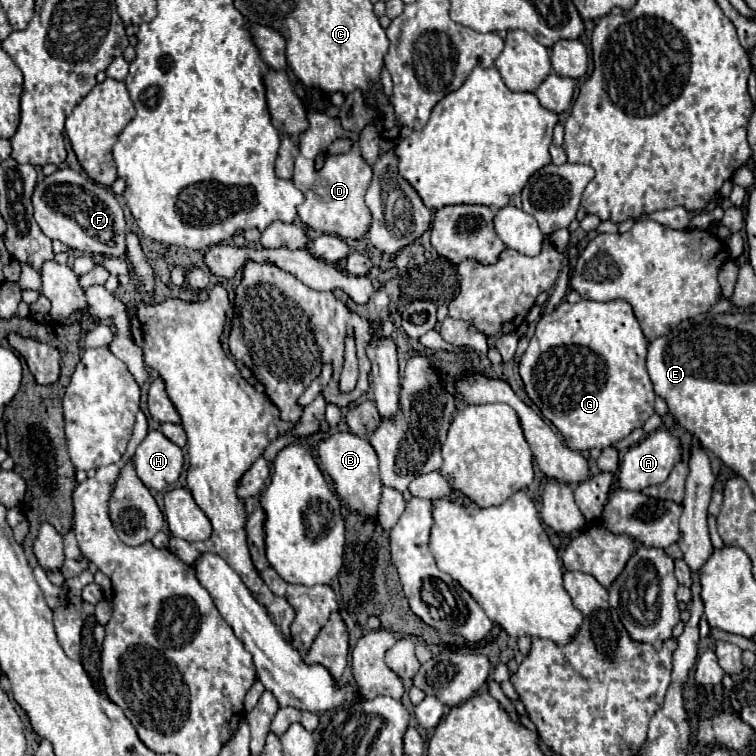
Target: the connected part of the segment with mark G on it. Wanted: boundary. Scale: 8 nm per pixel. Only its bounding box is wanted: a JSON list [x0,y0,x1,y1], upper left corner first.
[518,300,656,452]

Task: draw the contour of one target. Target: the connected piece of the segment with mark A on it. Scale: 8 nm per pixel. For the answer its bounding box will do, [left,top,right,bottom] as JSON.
[618,430,684,492]

